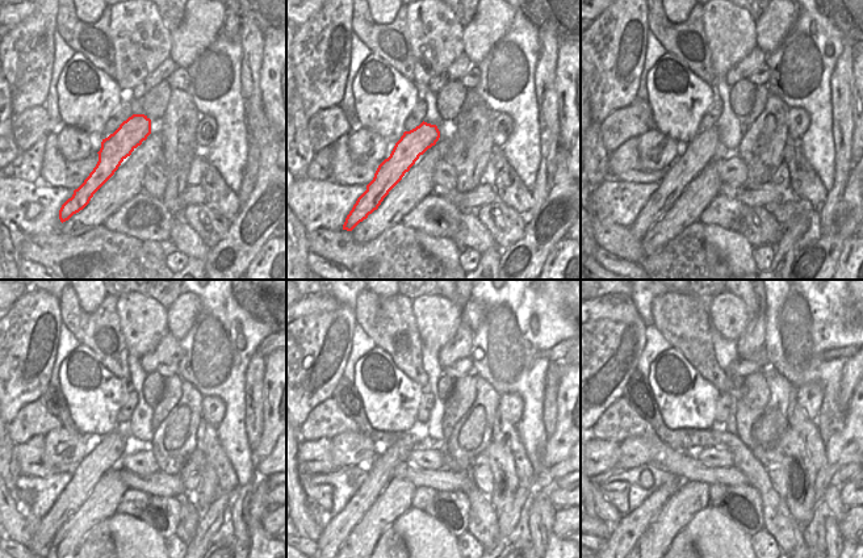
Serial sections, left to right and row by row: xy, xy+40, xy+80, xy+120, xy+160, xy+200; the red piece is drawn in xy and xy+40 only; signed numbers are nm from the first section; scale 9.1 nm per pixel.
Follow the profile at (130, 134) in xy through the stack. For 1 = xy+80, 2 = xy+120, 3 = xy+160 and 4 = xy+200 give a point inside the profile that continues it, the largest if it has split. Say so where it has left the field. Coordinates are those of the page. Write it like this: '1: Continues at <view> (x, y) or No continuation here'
1: Continues at xy+80 (699, 154)
2: Continues at xy+120 (108, 452)
3: Continues at xy+160 (336, 528)
4: Continues at xy+200 (624, 536).

